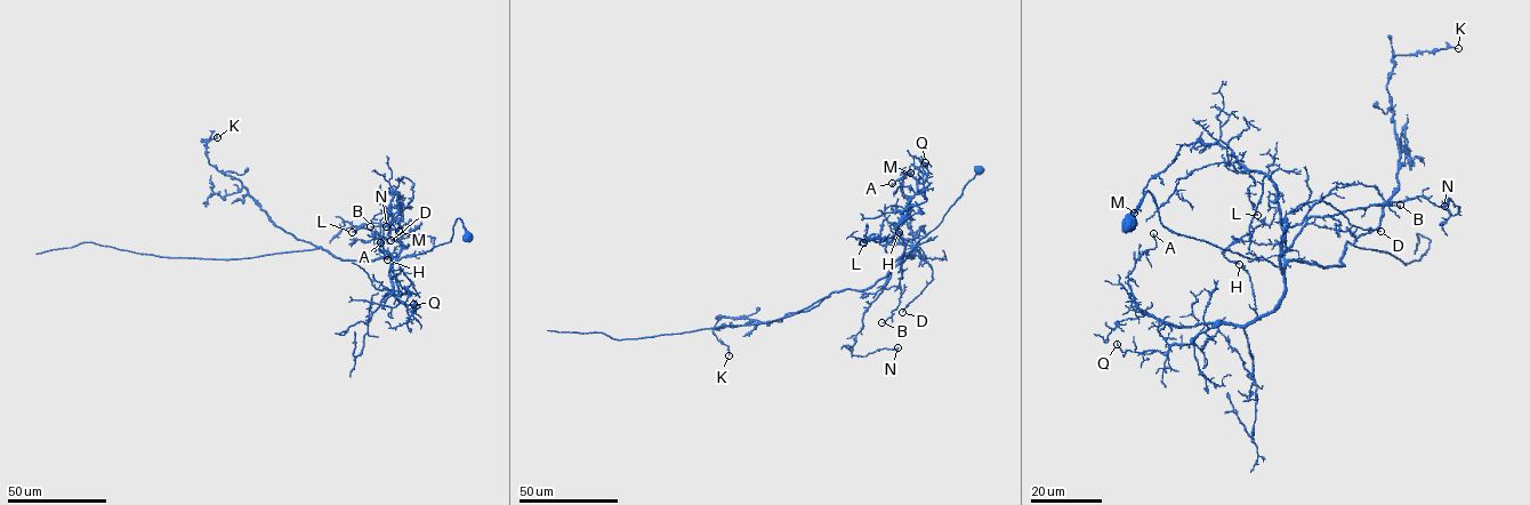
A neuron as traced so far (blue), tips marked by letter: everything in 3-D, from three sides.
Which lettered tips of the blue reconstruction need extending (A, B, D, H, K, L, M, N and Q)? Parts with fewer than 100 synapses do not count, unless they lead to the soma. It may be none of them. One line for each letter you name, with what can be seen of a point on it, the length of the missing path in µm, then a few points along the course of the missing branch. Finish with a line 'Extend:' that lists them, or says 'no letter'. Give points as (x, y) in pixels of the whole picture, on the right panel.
Extend: no letter

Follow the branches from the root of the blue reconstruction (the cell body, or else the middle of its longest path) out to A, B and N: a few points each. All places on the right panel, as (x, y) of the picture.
A: (1129, 224), (1148, 191), (1169, 229), (1278, 266), (1285, 297), (1245, 325), (1144, 315), (1128, 275), (1153, 233)
B: (1129, 224), (1148, 191), (1169, 229), (1278, 266), (1283, 229), (1299, 224), (1331, 189), (1374, 185), (1400, 205)
N: (1129, 224), (1148, 191), (1169, 229), (1282, 270), (1312, 217), (1419, 197), (1452, 215), (1460, 208), (1444, 206)

